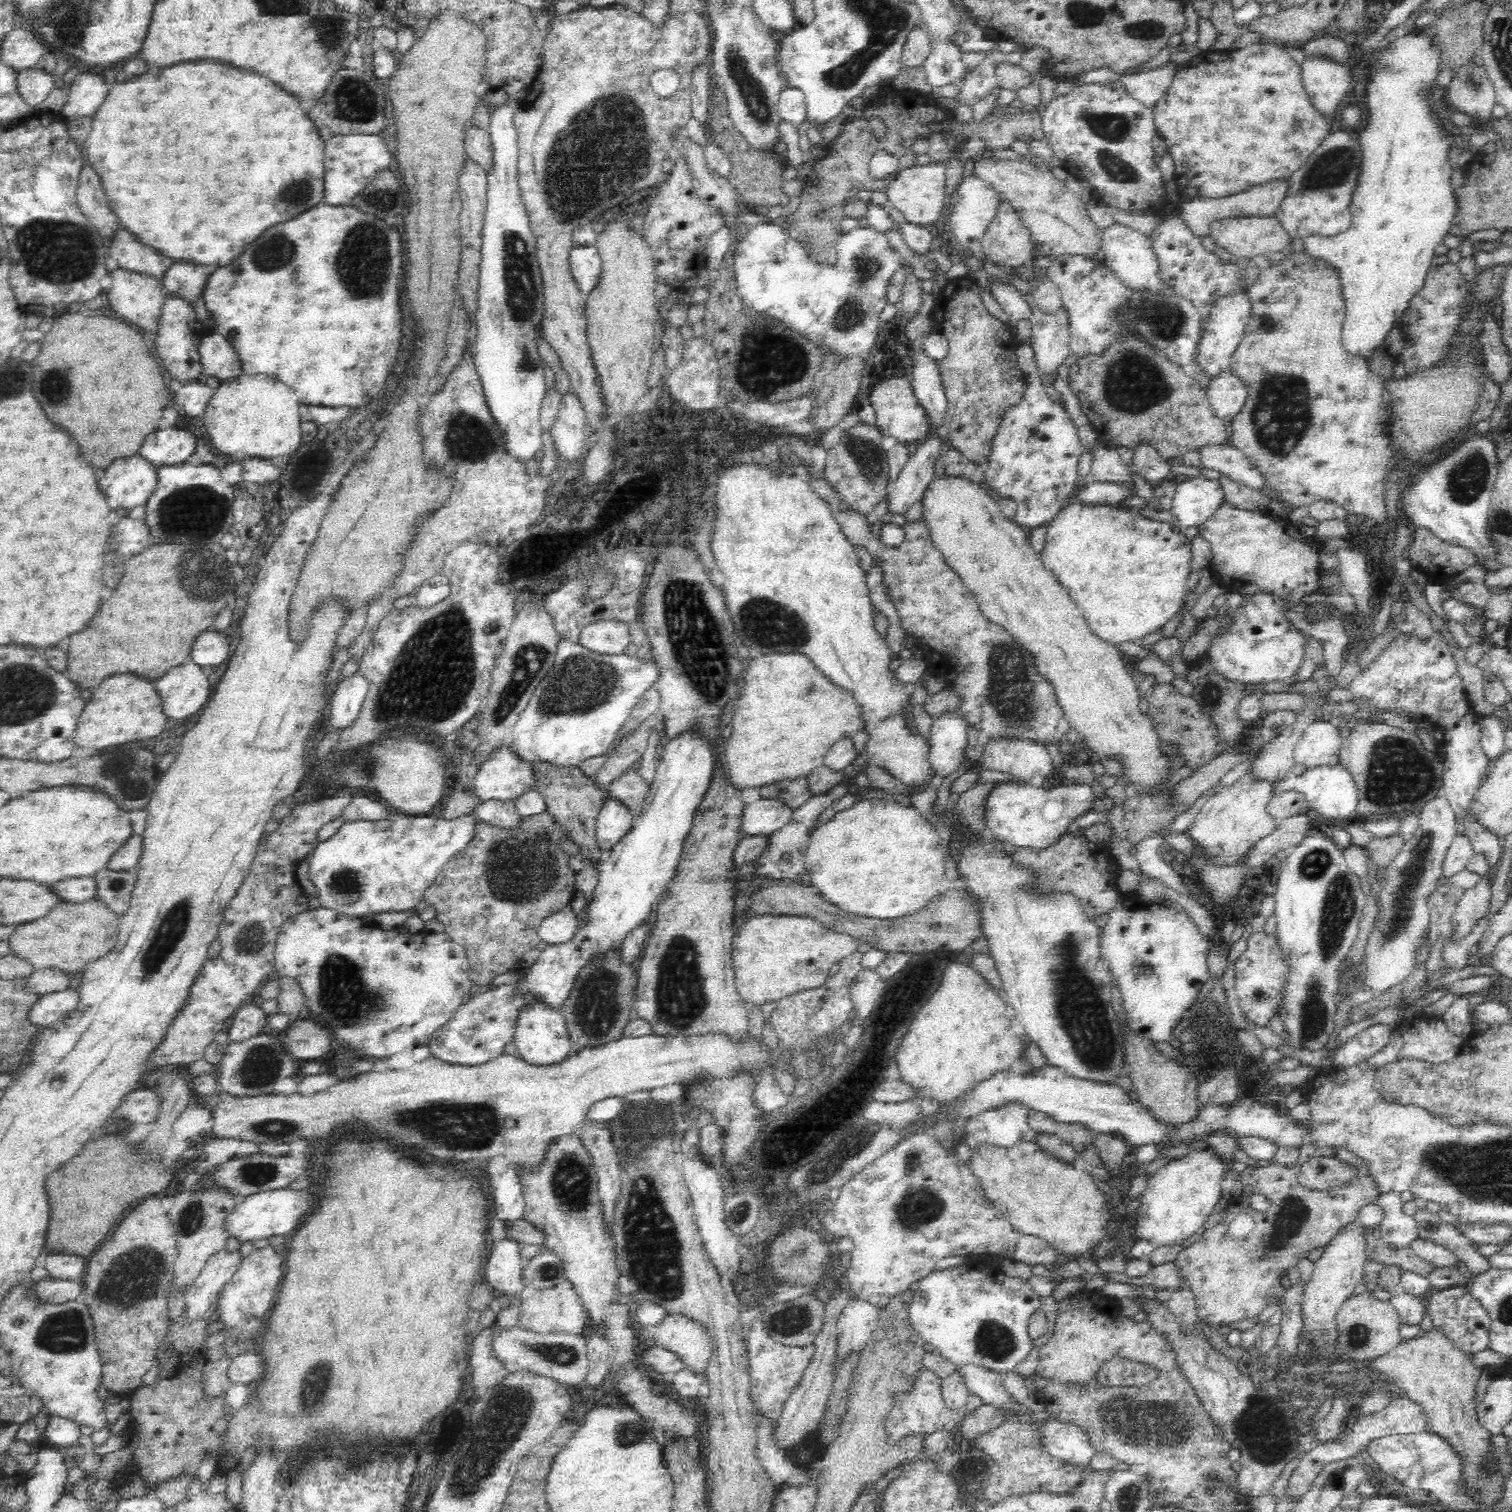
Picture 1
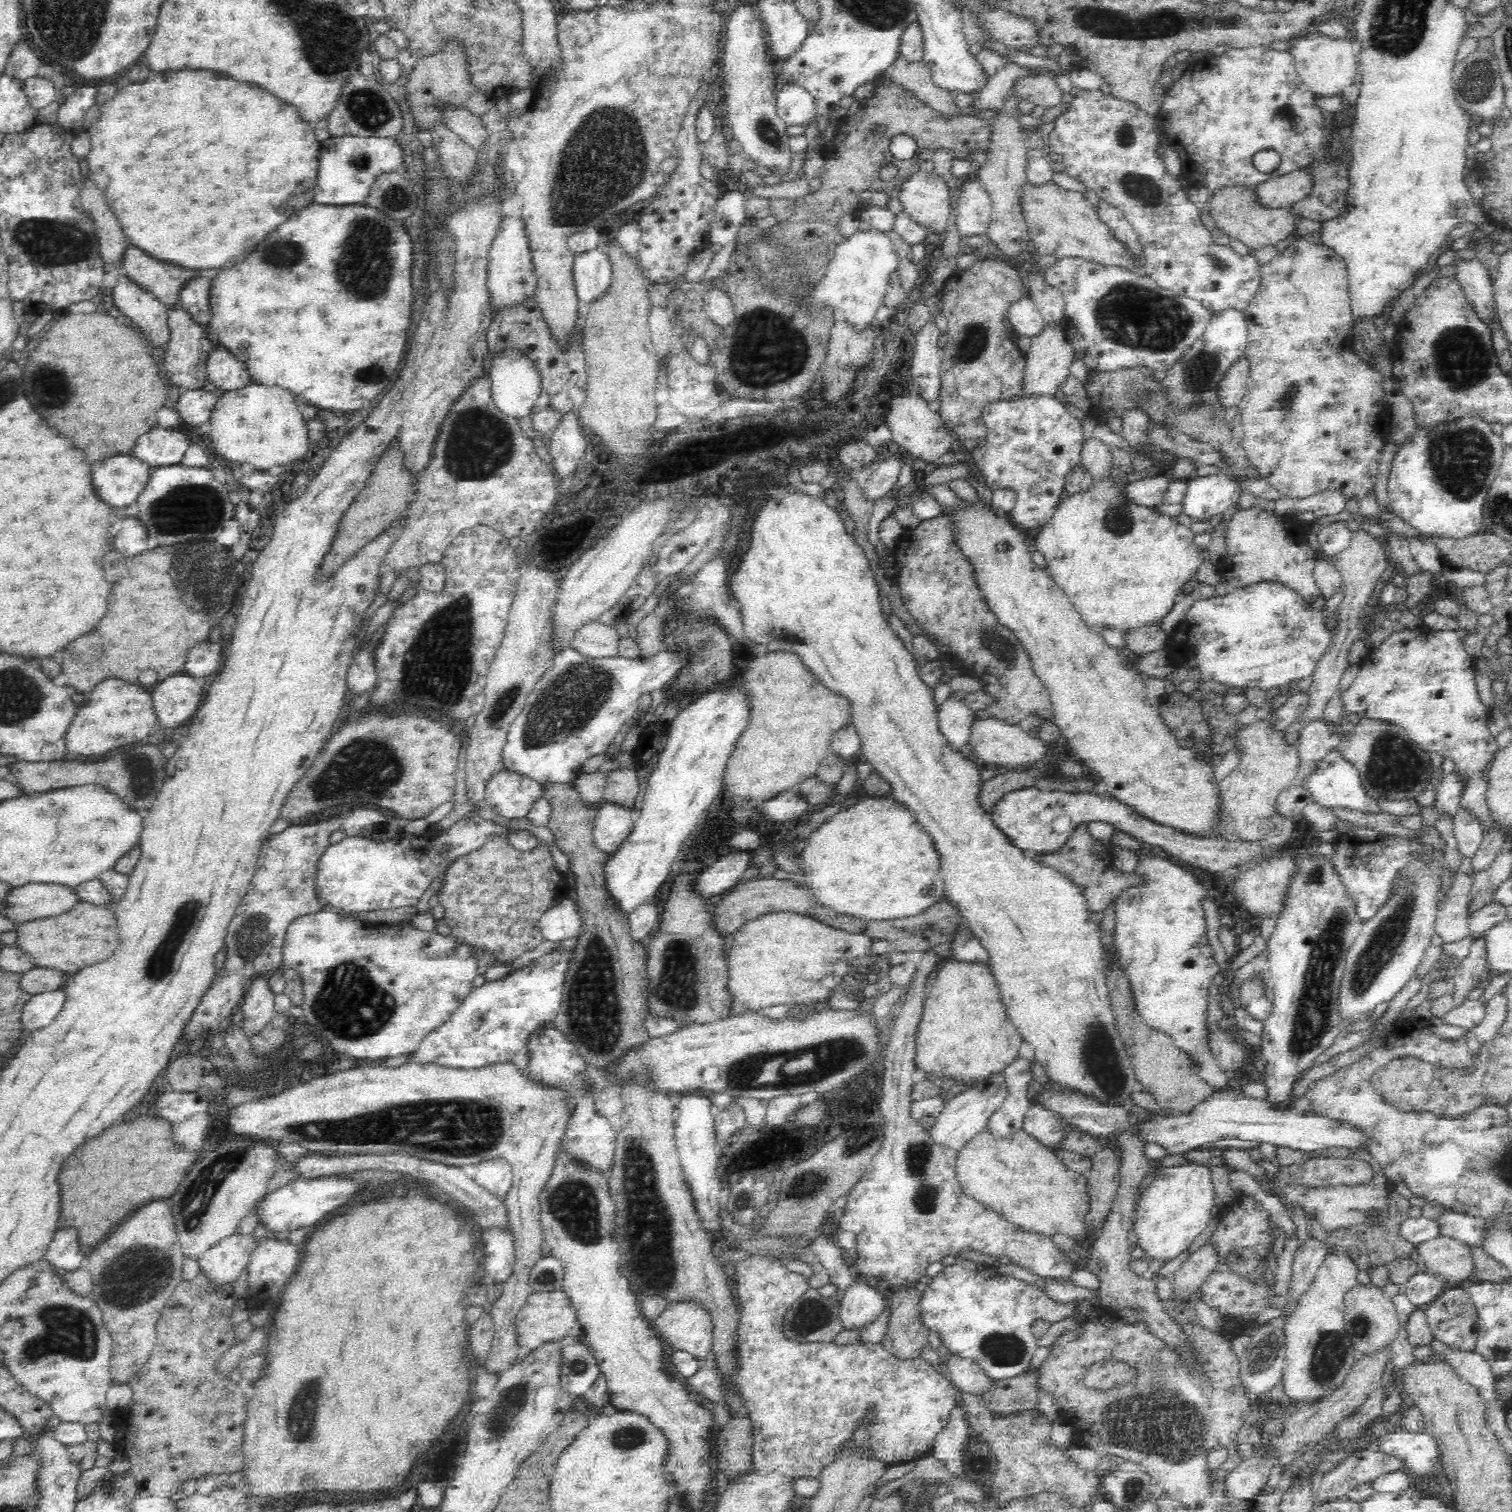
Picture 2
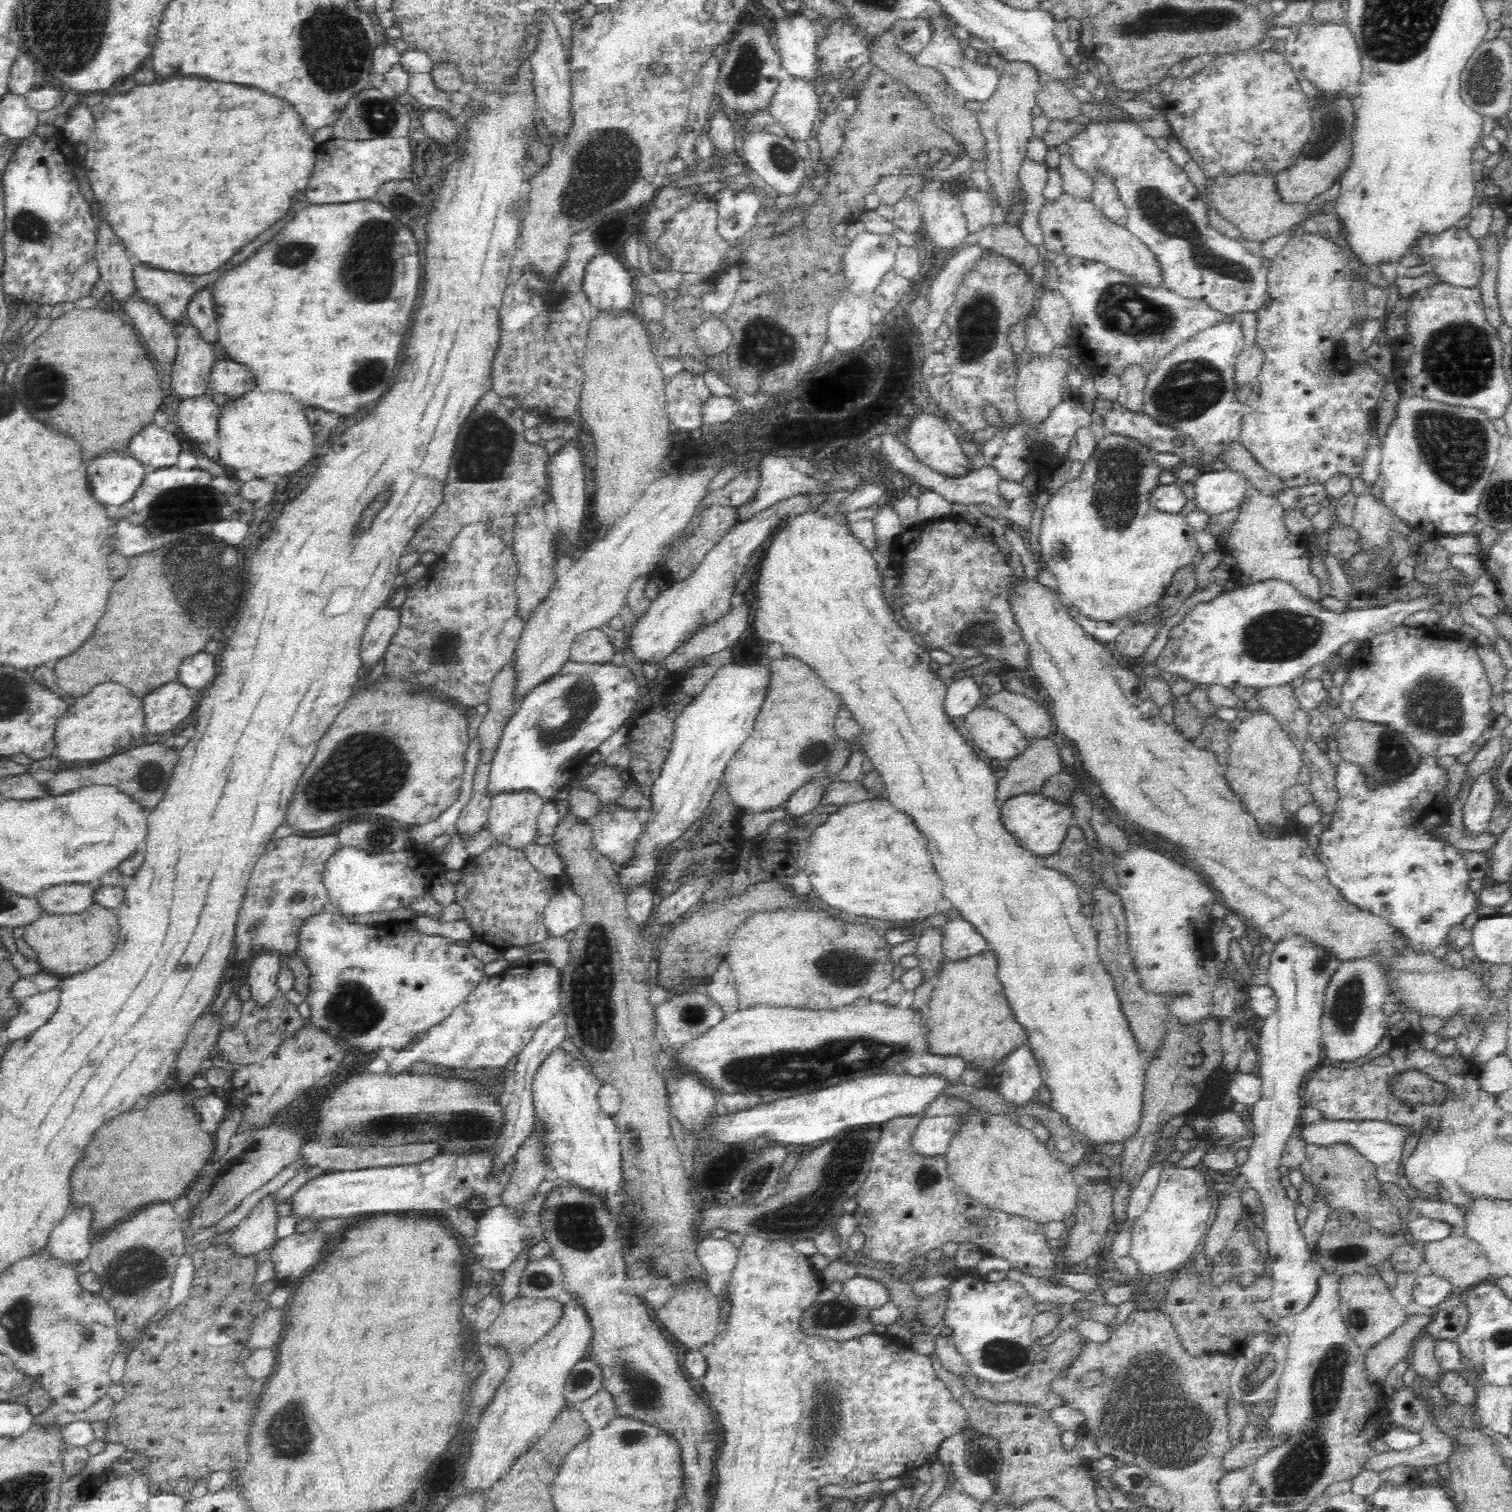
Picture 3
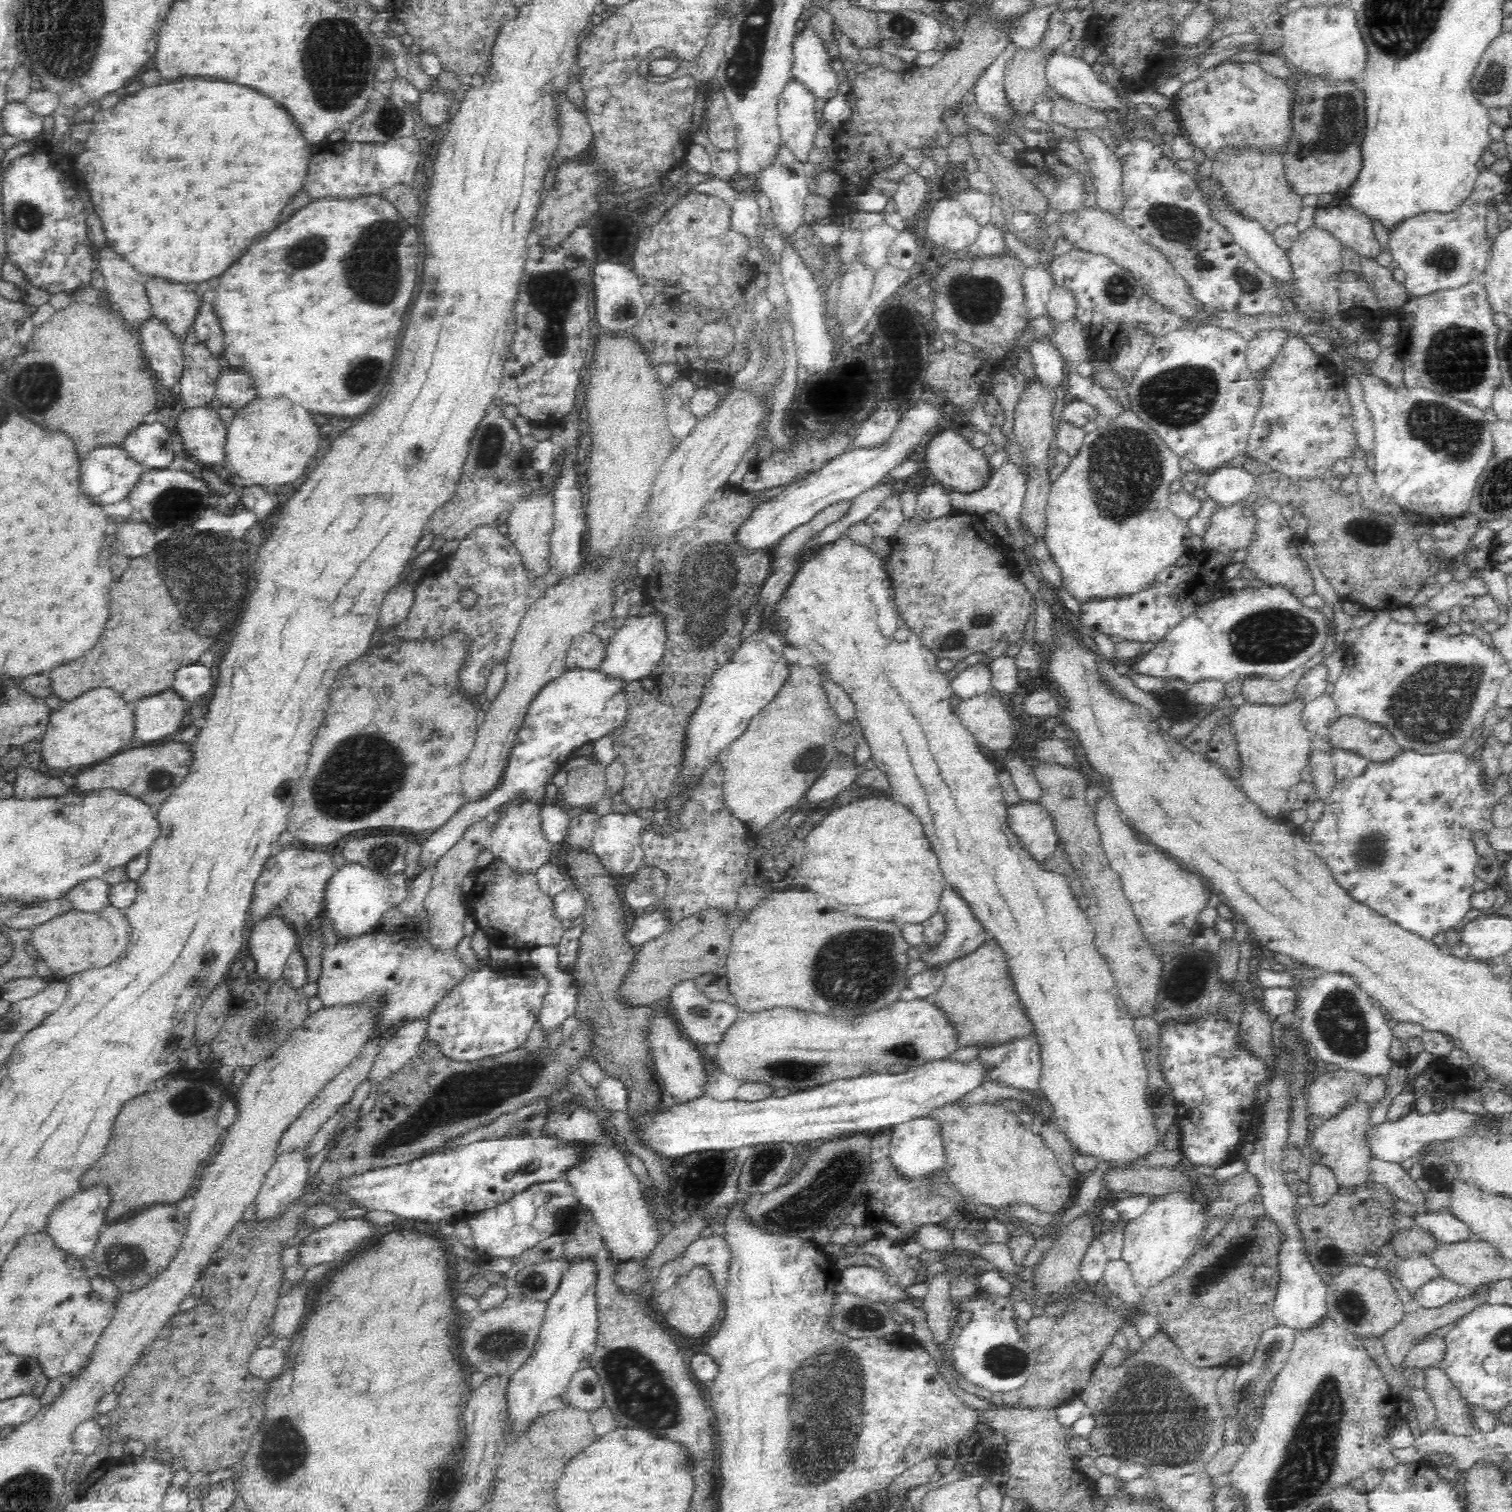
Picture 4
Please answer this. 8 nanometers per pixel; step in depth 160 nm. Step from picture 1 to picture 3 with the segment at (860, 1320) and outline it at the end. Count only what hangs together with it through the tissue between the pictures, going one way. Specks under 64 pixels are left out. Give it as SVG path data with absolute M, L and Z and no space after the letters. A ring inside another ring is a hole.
M857 1275L843 1282L843 1293L856 1305L870 1309L882 1308L890 1302L888 1287L866 1276Z

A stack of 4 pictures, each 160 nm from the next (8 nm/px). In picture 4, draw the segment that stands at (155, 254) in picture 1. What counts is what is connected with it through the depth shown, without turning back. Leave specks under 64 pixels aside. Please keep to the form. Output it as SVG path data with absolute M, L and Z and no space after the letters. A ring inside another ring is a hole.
M145 278L146 292L149 302L152 305L153 316L158 319L158 322L164 324L173 334L173 337L181 343L186 340L186 334L188 334L190 330L193 330L198 308L212 295L208 290L212 290L212 288L216 288L216 286L218 286L218 278L210 280L210 284L207 282L202 284L190 283L186 285L170 283L162 279Z

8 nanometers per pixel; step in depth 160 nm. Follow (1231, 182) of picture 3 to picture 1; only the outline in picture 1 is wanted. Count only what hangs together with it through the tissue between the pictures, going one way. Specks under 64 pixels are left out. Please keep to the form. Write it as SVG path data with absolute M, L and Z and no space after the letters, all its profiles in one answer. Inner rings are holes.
M1226 217L1222 220L1214 220L1209 228L1209 235L1217 247L1224 248L1244 263L1252 257L1264 255L1270 257L1272 254L1287 251L1291 241L1290 234L1284 228L1277 217Z

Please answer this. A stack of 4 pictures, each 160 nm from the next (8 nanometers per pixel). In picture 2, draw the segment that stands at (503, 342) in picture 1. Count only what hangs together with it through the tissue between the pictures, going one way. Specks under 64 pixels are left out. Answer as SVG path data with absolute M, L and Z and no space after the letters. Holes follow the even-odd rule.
M507 216L502 222L502 232L498 232L499 236L494 240L493 248L490 250L488 287L493 296L494 312L501 306L521 301L526 295L534 295L537 280L524 226L522 217ZM506 352L490 361L493 401L506 415L516 418L531 416L532 408L541 393L541 376L533 364L517 352Z

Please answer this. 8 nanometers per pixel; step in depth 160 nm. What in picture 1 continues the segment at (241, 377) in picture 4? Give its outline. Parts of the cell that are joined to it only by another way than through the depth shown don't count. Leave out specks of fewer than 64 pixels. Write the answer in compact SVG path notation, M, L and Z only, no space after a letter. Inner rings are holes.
M208 331L202 338L200 356L203 371L220 383L240 376L242 366L230 342L220 334Z

